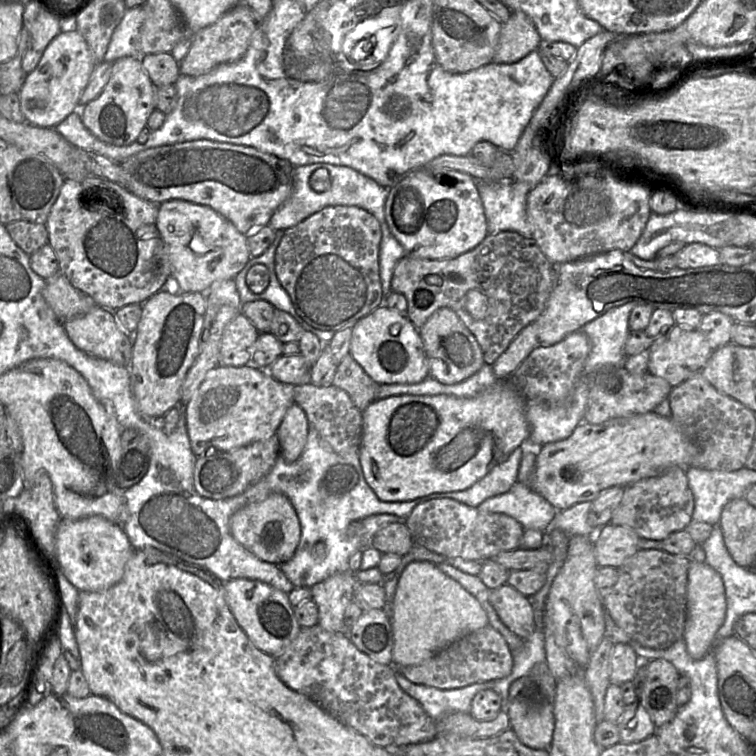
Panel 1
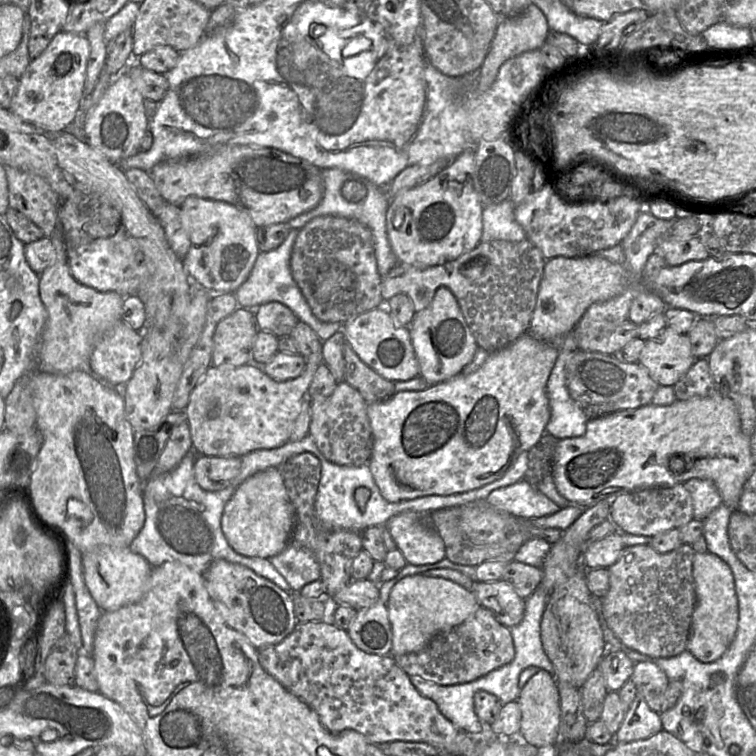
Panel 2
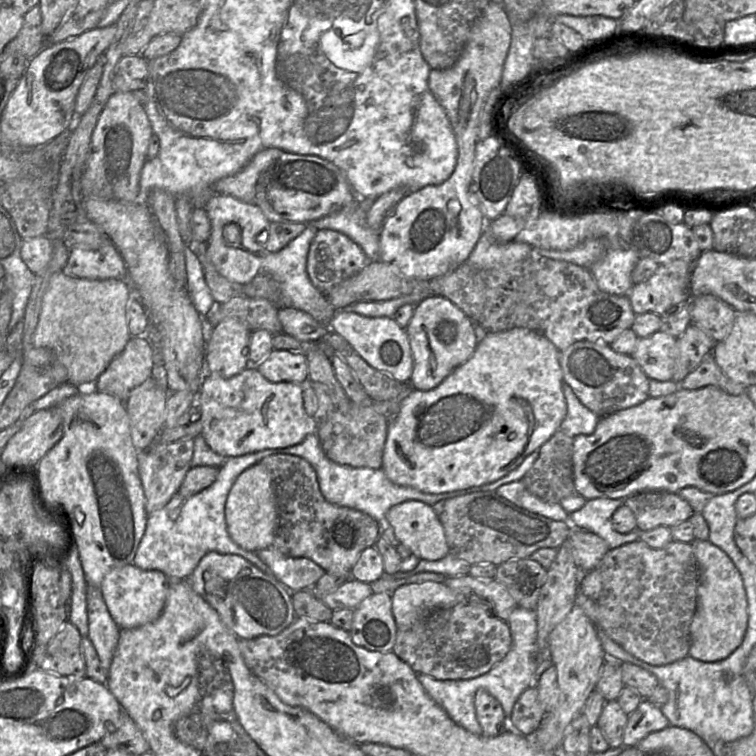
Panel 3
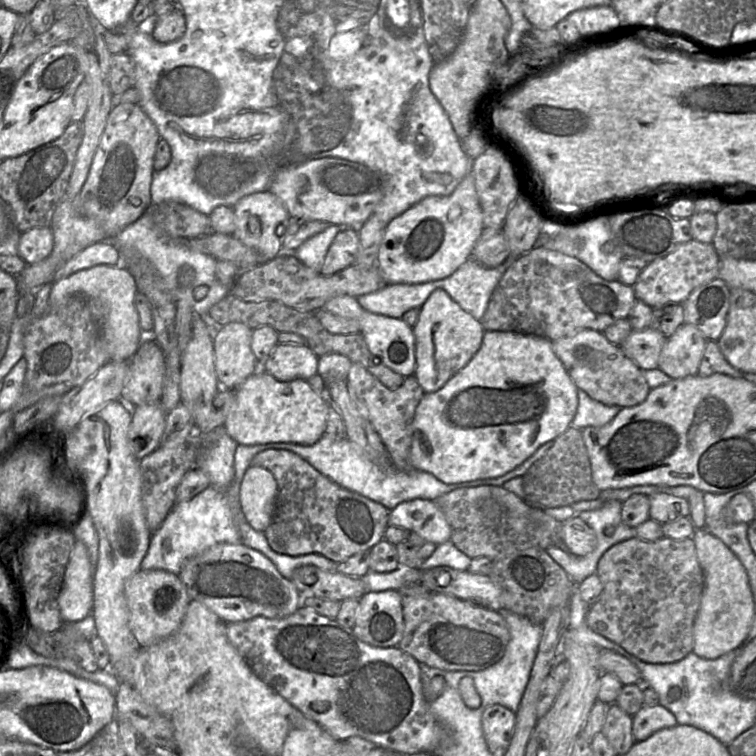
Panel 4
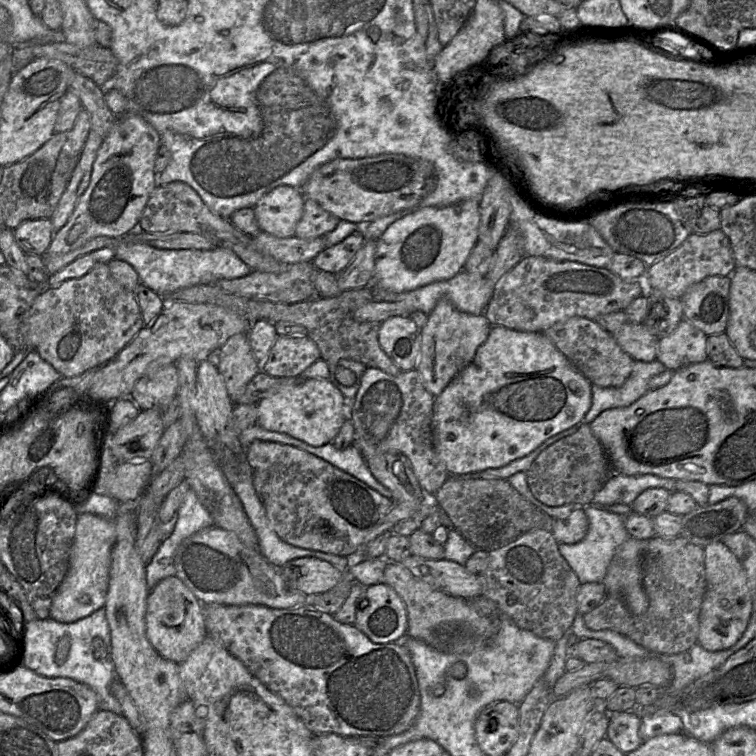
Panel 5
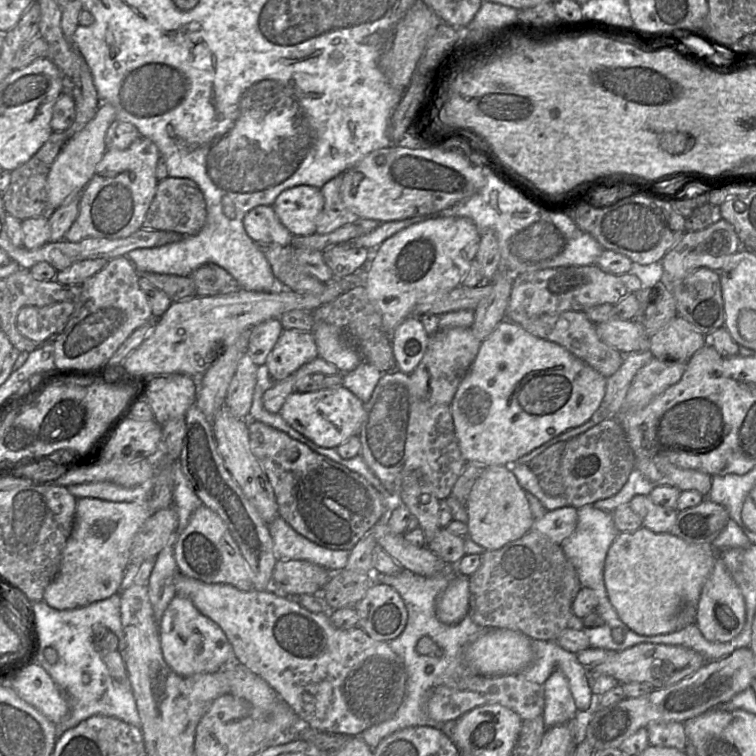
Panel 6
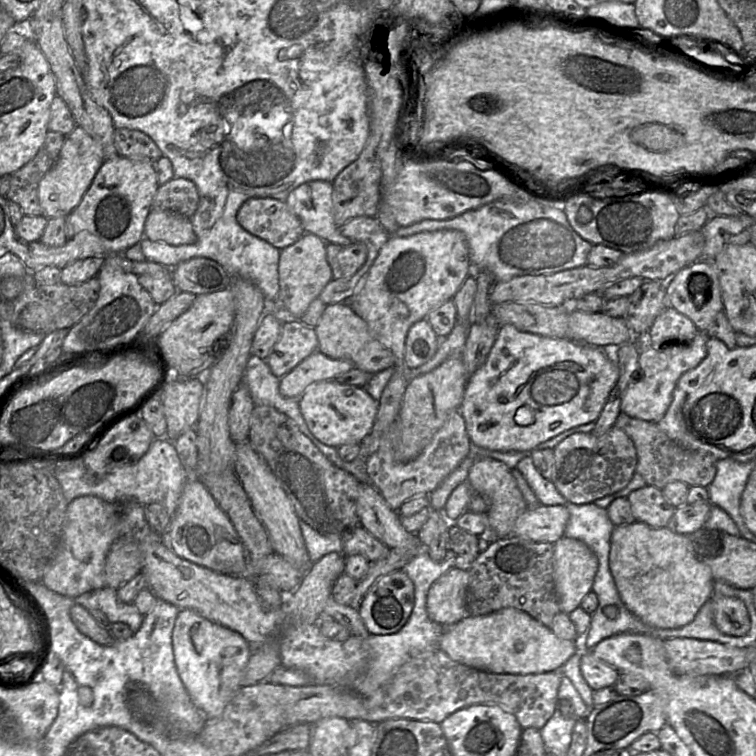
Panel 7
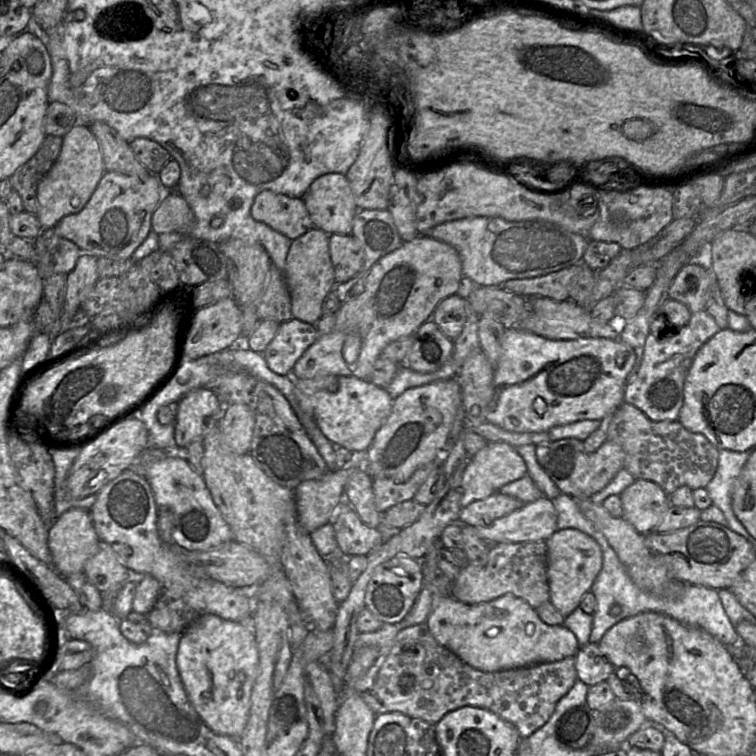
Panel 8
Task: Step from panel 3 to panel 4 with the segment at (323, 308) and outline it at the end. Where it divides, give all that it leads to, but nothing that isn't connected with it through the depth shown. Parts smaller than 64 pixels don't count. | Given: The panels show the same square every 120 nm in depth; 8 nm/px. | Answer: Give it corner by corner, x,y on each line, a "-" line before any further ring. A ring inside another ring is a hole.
329,224
328,227
300,244
292,254
306,266
320,272
323,259
342,227

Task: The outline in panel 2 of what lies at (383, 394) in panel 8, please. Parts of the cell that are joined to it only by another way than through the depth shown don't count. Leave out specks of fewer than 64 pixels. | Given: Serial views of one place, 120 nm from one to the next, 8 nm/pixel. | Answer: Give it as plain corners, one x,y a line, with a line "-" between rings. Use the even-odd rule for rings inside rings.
306,361
300,376
278,382
264,372
263,366
253,362
239,367
211,365
191,392
184,410
192,451
213,457
242,457
254,450
286,444
318,366

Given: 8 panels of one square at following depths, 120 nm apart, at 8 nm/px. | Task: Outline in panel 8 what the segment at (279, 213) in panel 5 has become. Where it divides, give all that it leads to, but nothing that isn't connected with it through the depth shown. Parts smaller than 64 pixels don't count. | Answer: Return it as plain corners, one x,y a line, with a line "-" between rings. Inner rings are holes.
344,174
319,176
311,183
302,200
314,227
328,235
352,233
353,219
359,209

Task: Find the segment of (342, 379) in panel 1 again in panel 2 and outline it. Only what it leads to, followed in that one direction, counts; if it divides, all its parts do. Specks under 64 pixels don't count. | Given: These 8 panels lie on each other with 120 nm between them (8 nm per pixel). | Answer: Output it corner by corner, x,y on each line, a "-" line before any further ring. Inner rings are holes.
346,342
343,349
345,382
355,388
367,403
383,401
396,393
395,384
368,367

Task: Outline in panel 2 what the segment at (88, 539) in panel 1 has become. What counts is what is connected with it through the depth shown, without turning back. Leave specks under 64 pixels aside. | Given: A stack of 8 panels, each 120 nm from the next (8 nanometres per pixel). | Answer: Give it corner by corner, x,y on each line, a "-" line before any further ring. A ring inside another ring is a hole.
98,547
95,551
82,554
85,583
102,611
115,611
138,602
146,592
147,580
152,566
140,554
129,548

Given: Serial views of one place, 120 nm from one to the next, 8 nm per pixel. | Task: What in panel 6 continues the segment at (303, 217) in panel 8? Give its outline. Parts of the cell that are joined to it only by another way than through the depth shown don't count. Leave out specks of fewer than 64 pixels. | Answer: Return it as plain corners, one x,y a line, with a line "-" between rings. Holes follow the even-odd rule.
258,205
243,218
244,228
250,238
258,244
291,244
293,234
281,223
272,205

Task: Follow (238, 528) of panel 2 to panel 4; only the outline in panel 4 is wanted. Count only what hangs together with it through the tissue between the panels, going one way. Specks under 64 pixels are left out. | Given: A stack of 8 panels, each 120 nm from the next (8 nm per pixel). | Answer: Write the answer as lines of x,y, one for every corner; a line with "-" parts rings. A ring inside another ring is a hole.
259,466
246,469
239,486
239,500
253,529
265,532
275,511
276,496
277,483
269,470

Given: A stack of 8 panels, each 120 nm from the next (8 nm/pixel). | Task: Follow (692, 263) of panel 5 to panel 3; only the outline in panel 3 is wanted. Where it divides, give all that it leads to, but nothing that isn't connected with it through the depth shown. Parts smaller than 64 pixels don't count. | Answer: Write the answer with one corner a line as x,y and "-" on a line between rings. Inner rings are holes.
679,259
659,265
652,277
633,285
628,296
634,313
663,315
680,304
687,304
691,300
692,263

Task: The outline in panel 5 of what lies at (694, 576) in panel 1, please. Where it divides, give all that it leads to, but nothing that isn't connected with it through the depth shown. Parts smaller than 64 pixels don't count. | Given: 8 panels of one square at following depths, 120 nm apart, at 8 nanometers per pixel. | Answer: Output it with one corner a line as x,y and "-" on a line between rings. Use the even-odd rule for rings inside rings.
722,542
704,547
706,592
701,605
698,640
704,649
719,651
732,647
743,635
752,614
746,574
736,556

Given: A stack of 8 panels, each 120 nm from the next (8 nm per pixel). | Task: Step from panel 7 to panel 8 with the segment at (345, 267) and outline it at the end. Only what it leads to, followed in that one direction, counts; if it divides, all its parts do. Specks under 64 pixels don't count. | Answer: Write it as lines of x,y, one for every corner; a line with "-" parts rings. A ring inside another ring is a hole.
352,234
329,235
329,253
336,284
346,282
354,277
365,261
364,248

